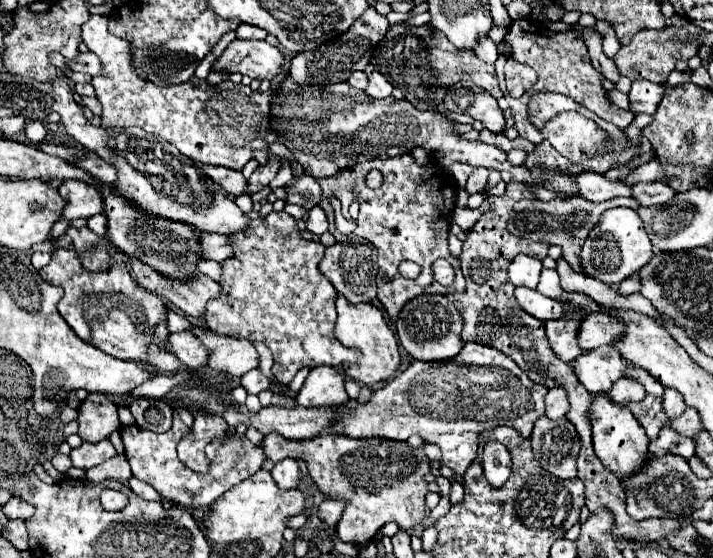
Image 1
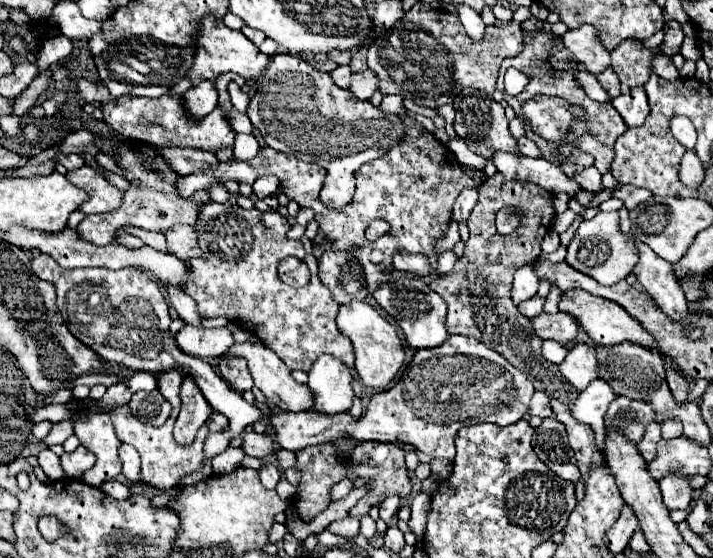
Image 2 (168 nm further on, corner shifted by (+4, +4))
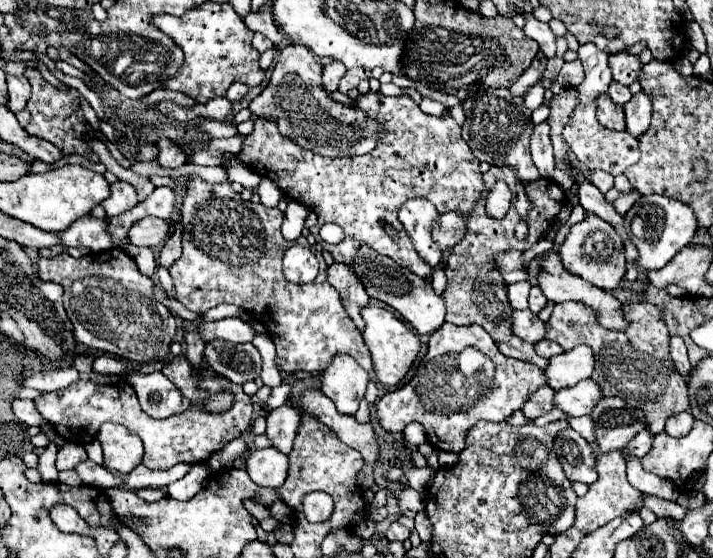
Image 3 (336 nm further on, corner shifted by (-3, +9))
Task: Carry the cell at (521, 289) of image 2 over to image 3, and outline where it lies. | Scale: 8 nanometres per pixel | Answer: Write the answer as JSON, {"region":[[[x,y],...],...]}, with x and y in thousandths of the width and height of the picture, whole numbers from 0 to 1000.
{"region":[[[728,504],[711,514],[711,529],[714,529],[714,543],[719,554],[736,554],[739,550],[739,532],[745,522],[745,507],[742,504]]]}

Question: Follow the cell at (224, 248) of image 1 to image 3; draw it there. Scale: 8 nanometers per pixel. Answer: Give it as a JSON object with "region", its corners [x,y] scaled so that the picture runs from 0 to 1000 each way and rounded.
{"region":[[[203,389],[187,400],[181,410],[181,428],[187,439],[206,439],[206,443],[231,443],[234,428],[243,421],[237,396],[220,389]]]}

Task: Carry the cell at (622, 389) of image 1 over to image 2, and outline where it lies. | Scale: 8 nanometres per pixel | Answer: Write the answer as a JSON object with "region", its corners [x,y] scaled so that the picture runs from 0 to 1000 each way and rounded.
{"region":[[[830,681],[827,692],[825,692],[822,699],[816,699],[816,703],[811,706],[811,713],[805,717],[805,724],[799,728],[799,742],[802,742],[811,756],[819,756],[819,760],[830,763],[830,771],[835,778],[836,803],[844,814],[849,808],[850,778],[844,756],[847,756],[847,742],[850,742],[850,735],[853,735],[853,724],[856,724],[861,713],[864,713],[864,706],[856,699],[856,692],[850,692],[850,685],[844,685],[844,681]]]}

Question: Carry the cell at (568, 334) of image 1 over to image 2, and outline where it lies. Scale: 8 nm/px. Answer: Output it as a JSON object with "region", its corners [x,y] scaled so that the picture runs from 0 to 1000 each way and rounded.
{"region":[[[763,609],[763,613],[760,613],[760,638],[763,638],[769,649],[785,652],[794,634],[797,634],[797,627],[794,627],[788,616],[783,616],[783,613],[777,613],[777,609]]]}

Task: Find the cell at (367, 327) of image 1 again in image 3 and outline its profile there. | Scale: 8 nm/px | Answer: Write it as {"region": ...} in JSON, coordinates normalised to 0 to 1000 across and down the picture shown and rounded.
{"region":[[[515,547],[512,554],[506,554],[506,568],[512,575],[509,611],[520,633],[526,672],[529,672],[532,686],[537,686],[540,694],[554,694],[568,676],[576,651],[582,647],[582,640],[588,633],[588,608],[565,575],[560,575],[548,557],[543,557],[537,550]]]}

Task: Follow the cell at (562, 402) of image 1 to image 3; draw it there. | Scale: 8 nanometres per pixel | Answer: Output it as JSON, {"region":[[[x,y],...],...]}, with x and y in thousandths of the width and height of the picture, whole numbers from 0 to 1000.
{"region":[[[762,690],[759,697],[753,697],[753,704],[745,708],[745,715],[739,719],[739,726],[734,729],[736,747],[756,747],[764,744],[776,733],[776,697],[770,697],[770,690]]]}

